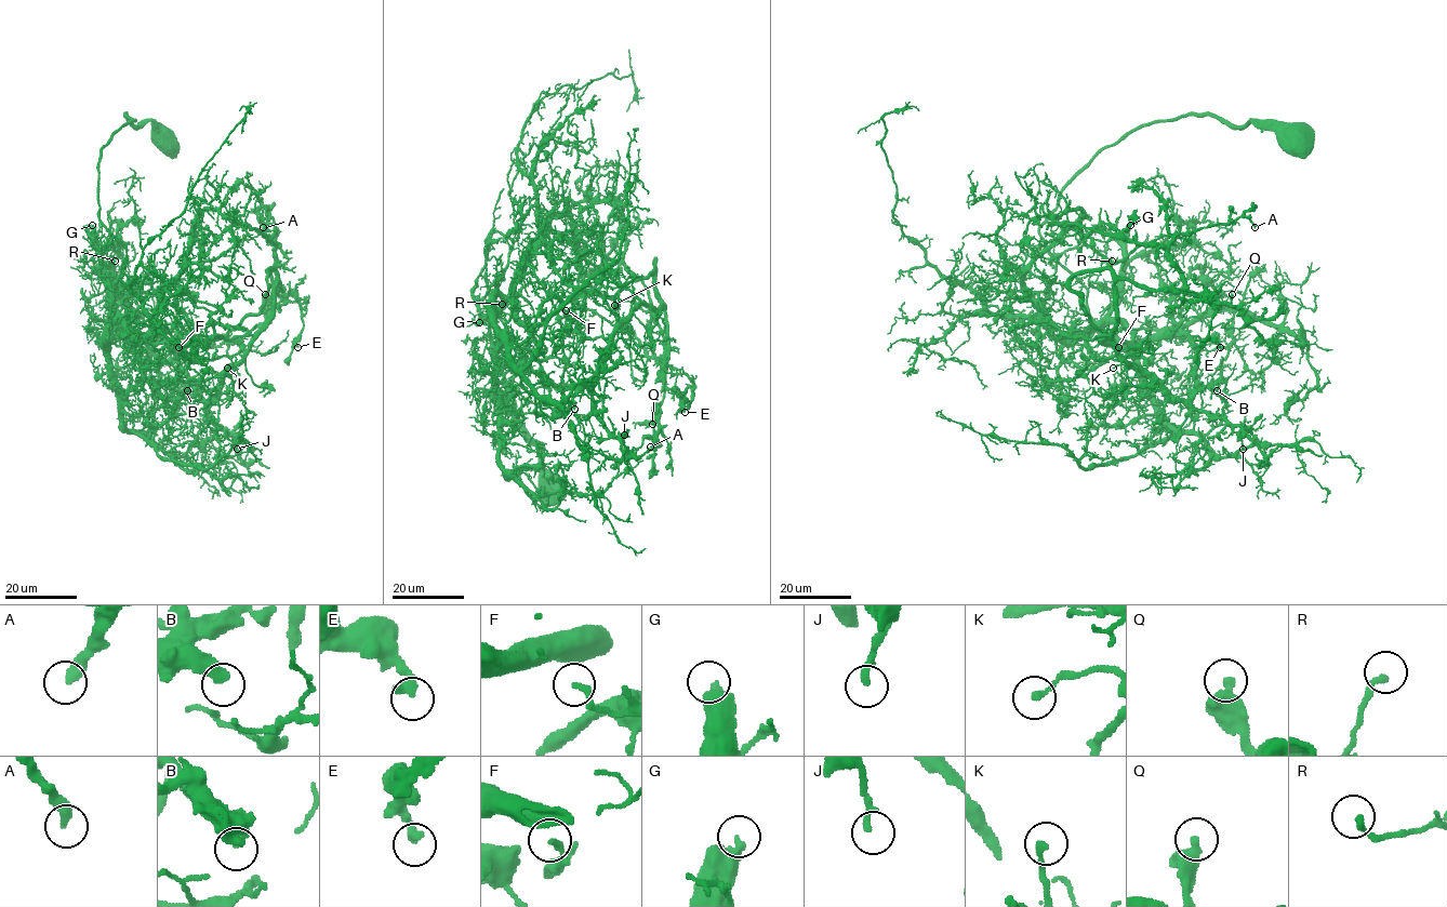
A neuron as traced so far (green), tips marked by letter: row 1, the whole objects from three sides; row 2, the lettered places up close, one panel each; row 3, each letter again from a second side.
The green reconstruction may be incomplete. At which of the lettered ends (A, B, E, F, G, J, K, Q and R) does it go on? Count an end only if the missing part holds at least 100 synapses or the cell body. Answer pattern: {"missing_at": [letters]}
{"missing_at": ["G"]}

